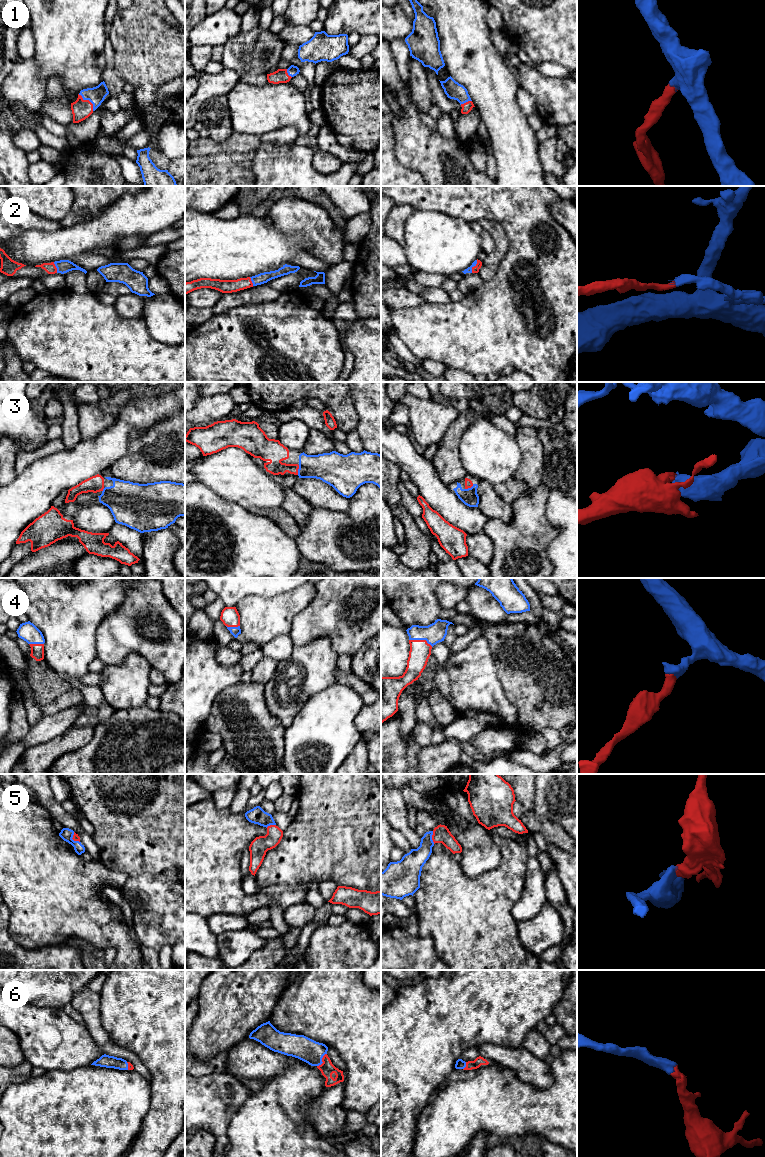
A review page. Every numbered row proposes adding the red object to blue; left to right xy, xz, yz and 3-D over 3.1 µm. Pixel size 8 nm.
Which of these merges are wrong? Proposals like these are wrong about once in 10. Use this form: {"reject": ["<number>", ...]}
{"reject": []}

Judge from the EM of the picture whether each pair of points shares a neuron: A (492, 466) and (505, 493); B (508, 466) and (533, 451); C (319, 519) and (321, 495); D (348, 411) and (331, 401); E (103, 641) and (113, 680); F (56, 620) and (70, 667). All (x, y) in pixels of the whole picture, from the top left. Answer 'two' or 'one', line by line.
A: two
B: two
C: two
D: one
E: two
F: one

